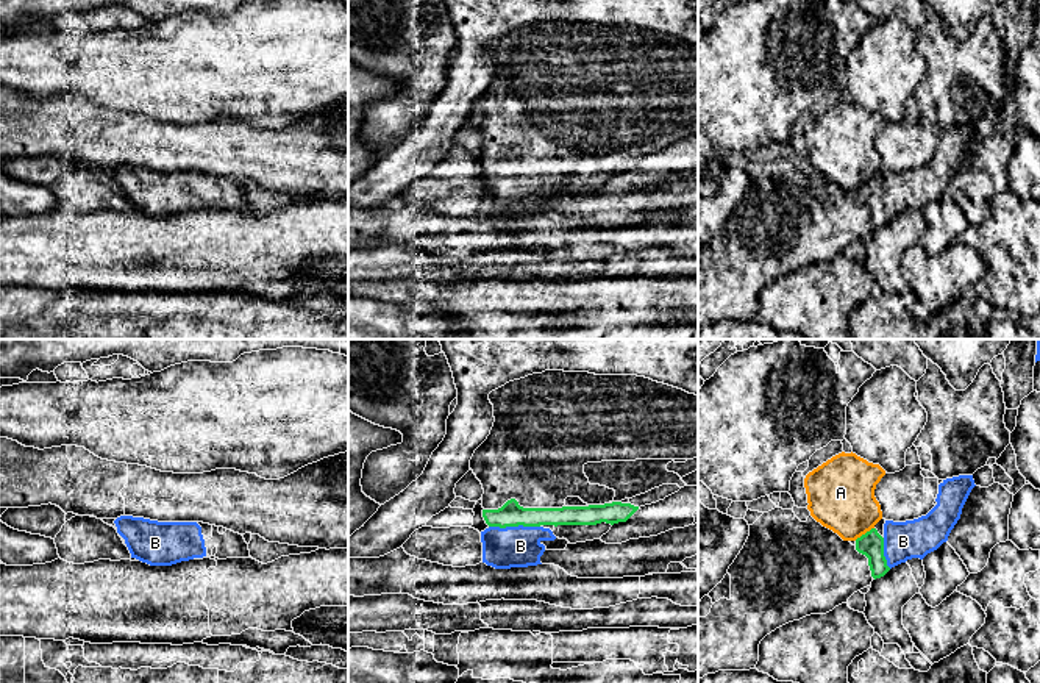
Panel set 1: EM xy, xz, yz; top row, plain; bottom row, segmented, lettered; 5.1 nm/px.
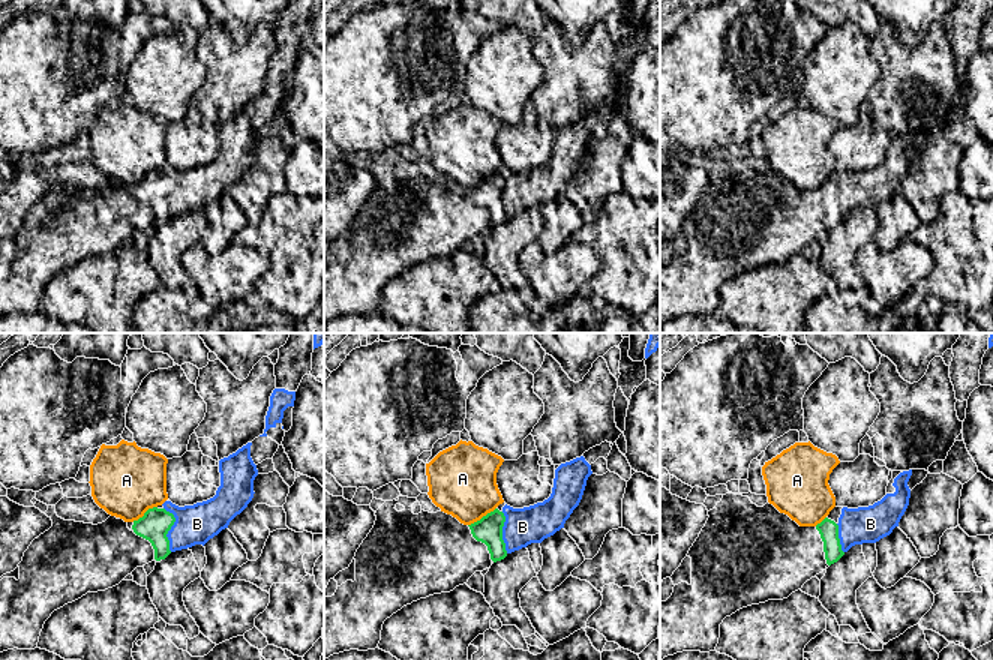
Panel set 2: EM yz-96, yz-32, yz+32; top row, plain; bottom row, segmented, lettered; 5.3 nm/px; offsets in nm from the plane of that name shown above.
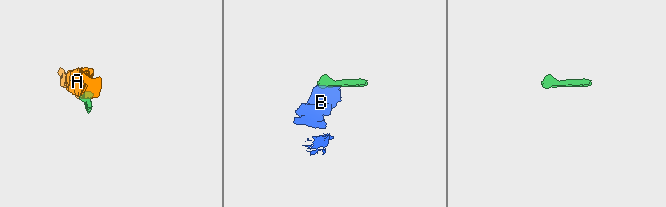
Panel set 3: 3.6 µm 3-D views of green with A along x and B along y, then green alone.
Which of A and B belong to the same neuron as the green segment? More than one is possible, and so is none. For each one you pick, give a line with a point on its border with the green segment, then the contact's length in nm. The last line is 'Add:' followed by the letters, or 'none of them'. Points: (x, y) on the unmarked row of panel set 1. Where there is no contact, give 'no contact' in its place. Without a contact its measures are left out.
B: meets green in xz at (514, 175); contact 260 nm long
Add: B

